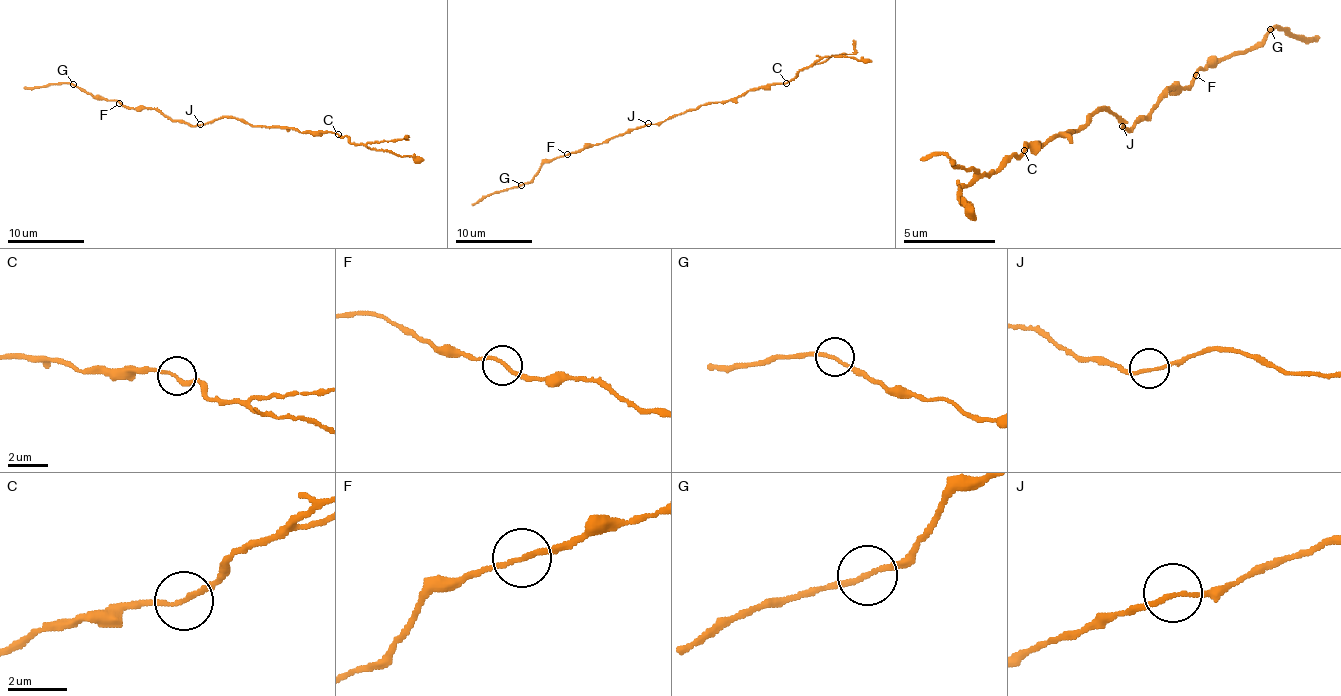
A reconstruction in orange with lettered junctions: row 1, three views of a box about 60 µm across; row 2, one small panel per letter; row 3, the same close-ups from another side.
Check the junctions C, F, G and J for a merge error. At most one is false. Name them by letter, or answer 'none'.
C

